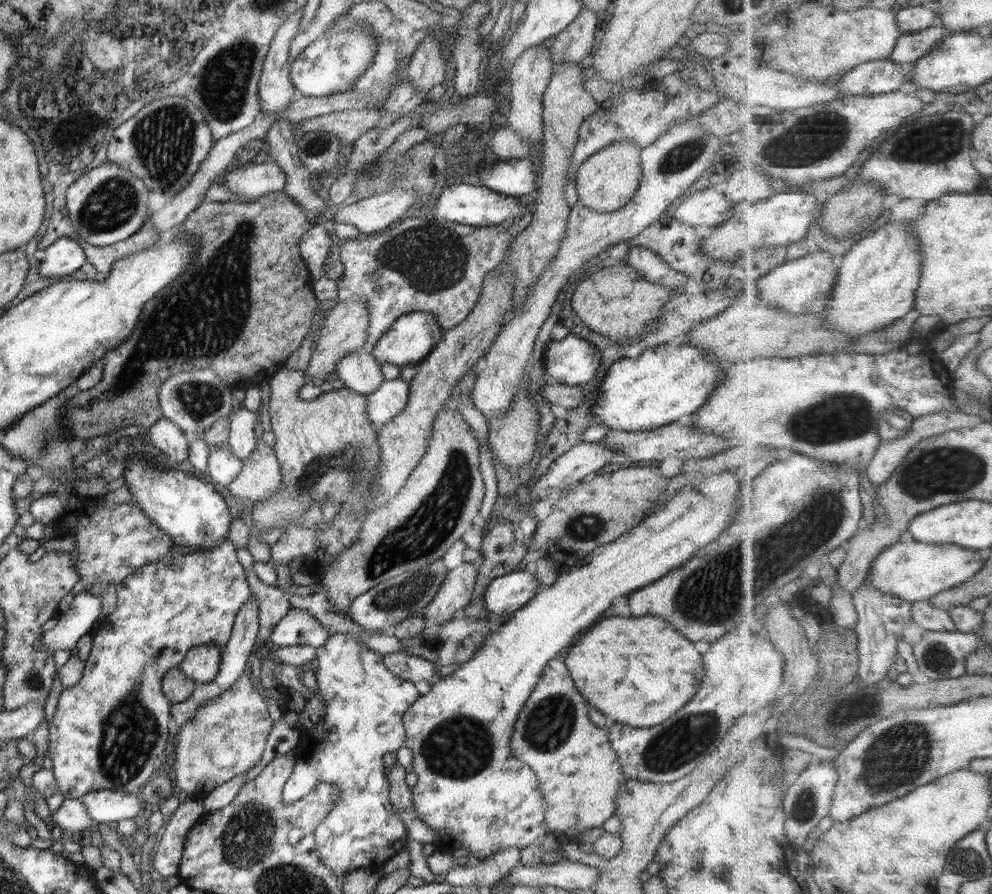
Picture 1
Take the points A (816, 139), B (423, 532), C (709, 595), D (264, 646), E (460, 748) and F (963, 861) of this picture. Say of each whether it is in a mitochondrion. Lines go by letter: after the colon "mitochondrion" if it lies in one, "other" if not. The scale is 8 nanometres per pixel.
A: mitochondrion
B: mitochondrion
C: mitochondrion
D: other
E: mitochondrion
F: mitochondrion

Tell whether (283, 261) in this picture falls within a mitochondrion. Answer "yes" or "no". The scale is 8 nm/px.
no

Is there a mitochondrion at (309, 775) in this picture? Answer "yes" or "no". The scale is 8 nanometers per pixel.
no

